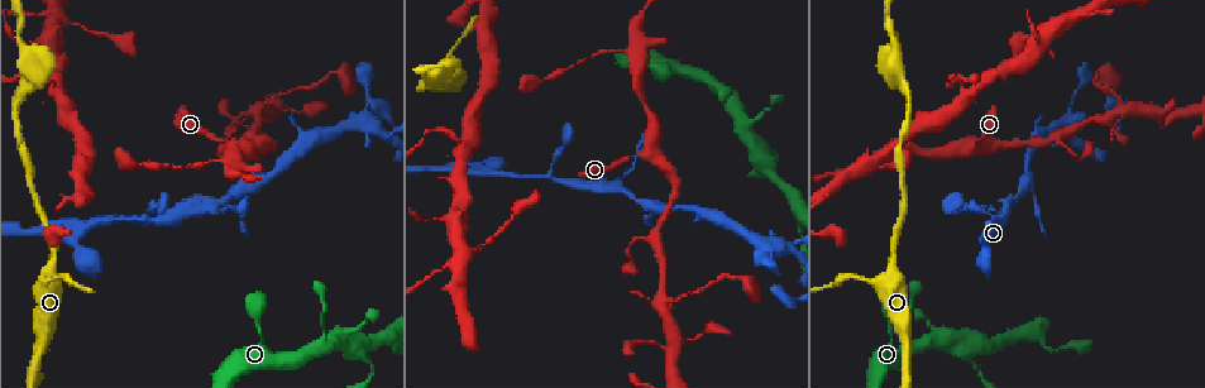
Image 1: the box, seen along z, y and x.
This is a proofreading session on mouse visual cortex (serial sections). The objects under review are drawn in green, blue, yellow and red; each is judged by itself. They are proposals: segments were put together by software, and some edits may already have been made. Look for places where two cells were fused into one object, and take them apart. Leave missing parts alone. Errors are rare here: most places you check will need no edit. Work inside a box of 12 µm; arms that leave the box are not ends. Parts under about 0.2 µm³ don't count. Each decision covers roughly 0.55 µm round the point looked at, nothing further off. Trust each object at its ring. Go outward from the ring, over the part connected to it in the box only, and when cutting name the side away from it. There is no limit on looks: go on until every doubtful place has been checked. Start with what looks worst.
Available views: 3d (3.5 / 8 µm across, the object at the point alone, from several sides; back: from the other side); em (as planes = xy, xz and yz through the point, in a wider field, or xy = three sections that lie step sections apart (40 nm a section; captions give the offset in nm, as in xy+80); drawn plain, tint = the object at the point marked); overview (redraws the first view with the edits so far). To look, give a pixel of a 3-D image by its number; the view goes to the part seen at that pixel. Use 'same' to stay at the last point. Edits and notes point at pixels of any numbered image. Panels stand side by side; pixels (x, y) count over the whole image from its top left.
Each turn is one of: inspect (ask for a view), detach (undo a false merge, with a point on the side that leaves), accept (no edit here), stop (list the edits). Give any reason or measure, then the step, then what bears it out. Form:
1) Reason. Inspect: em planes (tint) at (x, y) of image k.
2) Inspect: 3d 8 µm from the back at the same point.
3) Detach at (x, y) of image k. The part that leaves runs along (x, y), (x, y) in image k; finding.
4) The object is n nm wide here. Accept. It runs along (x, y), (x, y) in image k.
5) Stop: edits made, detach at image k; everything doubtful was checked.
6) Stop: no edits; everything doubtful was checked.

Inspect: 3d 8 µm from the back at (156, 222) of image 1.

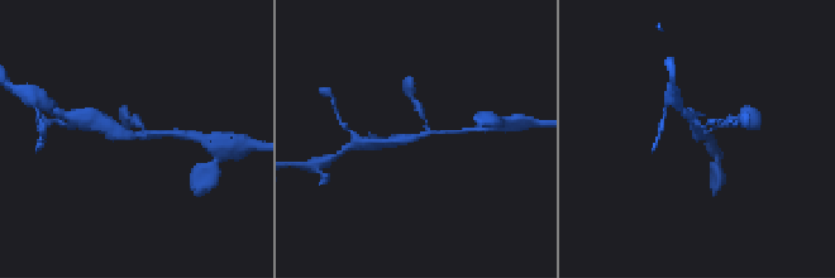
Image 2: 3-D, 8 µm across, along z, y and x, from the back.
Inspect: em xy step 2 (tint) at (414, 137) of image 2.

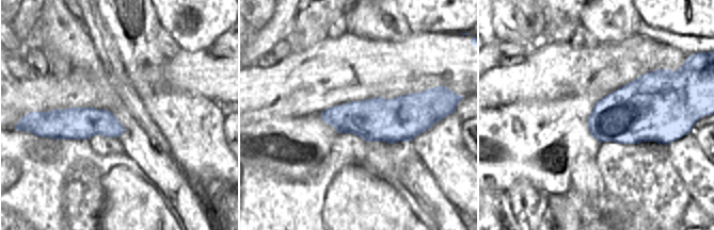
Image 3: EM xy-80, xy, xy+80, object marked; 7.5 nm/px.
Accept. It runs along (453, 132), (428, 132), (382, 143) in image 2; one cell here.

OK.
Three arms meet. Inspect: 3d 3.5 µm at (455, 68) of image 1.

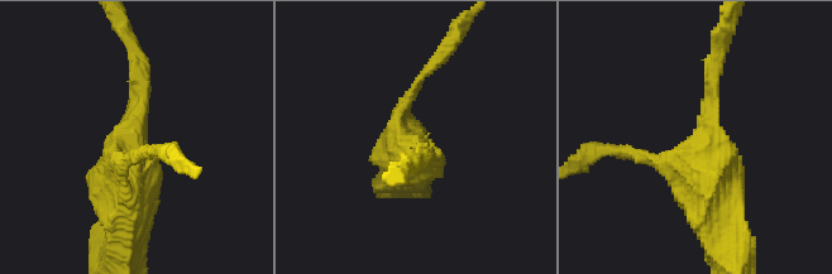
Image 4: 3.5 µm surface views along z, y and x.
3 arms meet here; the arms are 200, 200, 450 nm wide; now the EM. Inspect: em xy step 1 (plain) at (133, 124) of image 4.

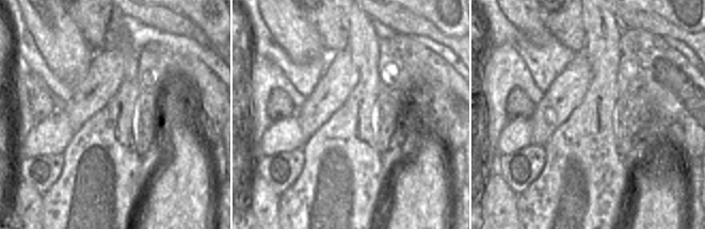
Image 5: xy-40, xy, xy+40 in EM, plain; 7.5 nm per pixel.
Where the object lies. Inspect: em xy step 1 (tint) at the same point.

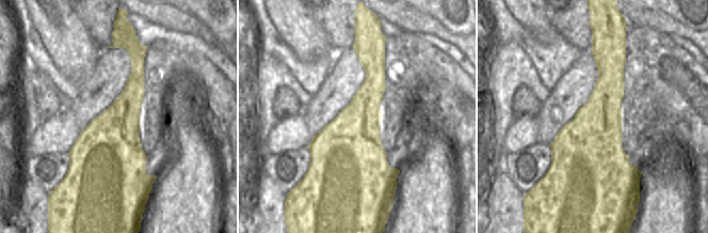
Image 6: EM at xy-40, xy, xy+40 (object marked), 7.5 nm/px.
Accept. All the same cell.

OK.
Side arm on a straight run. Inspect: 3d 3.5 µm at (664, 306) of image 1.

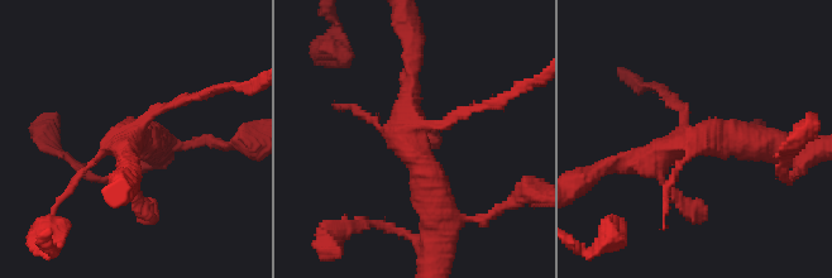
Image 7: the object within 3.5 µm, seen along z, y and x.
Inspect: em xy step 2 (plain) at (127, 138) of image 7.

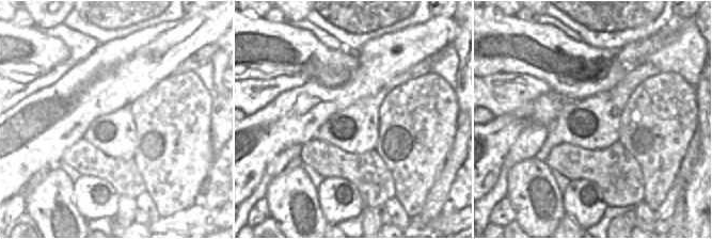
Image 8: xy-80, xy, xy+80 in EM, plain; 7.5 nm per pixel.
Inspect: em xy step 2 (tint) at the same point.

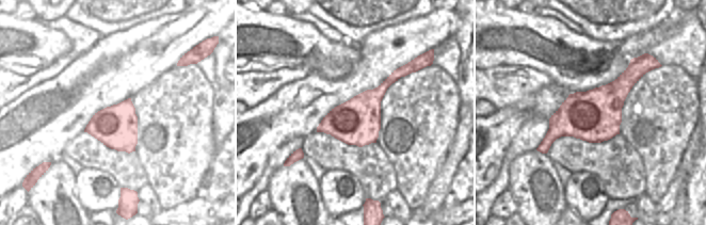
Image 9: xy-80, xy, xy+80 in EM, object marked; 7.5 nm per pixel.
The object is 360 nm wide here. Accept. It runs along (640, 60), (541, 148) in image 9; one cell here.

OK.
Stop: no edits; everything doubtful was checked.

